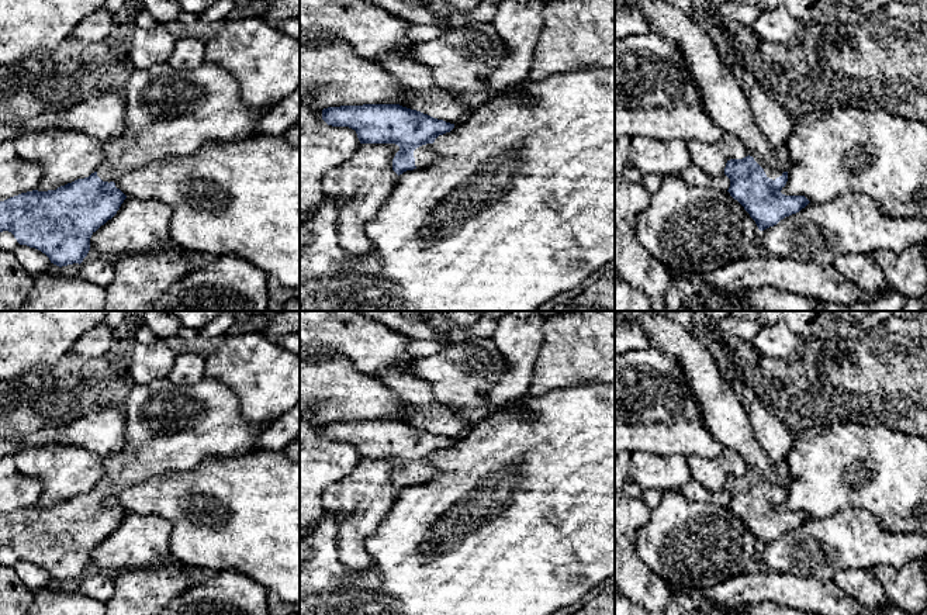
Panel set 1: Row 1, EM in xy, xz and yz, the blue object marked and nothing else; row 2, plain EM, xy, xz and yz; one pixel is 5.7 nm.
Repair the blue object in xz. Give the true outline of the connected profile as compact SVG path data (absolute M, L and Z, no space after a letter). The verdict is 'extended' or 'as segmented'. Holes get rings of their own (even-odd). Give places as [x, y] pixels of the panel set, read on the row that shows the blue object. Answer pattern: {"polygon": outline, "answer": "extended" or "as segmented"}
{"polygon": "M399 104L328 107L322 110L322 120L332 127L354 129L360 144L398 145L392 159L398 176L436 163L440 155L435 139L454 128L454 124Z", "answer": "extended"}

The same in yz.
{"polygon": "M753 155L727 160L724 175L730 179L727 191L744 207L760 231L776 225L810 203L805 196L782 194L788 172L771 169Z", "answer": "extended"}

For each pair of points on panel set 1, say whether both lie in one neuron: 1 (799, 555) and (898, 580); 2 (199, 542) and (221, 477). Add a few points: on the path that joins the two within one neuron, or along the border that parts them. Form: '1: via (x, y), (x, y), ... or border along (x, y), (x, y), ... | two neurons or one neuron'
1: border along (905, 565), (899, 567), (870, 567) | two neurons
2: via (218, 534), (231, 524), (238, 512), (224, 497) | one neuron

